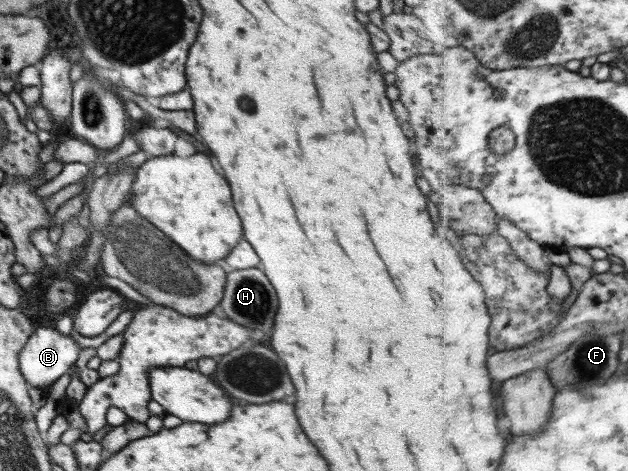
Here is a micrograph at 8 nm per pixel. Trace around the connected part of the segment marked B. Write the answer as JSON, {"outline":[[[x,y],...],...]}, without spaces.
{"outline":[[[36,327],[26,340],[22,351],[18,356],[21,374],[26,383],[33,388],[43,390],[51,385],[60,376],[67,372],[71,364],[74,364],[80,348],[70,335],[60,334],[55,327]]]}

